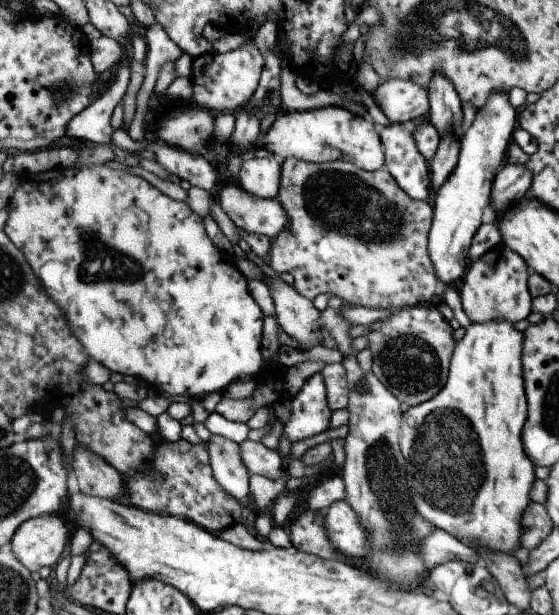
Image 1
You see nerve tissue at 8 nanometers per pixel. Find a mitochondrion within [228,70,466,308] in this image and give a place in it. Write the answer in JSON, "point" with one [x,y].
{"point":[349,203]}

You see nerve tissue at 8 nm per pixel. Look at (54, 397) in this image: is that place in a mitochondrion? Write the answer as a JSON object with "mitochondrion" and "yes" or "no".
{"mitochondrion":"no"}

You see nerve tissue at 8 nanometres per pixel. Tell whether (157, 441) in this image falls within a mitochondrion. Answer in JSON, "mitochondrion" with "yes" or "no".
{"mitochondrion":"no"}

